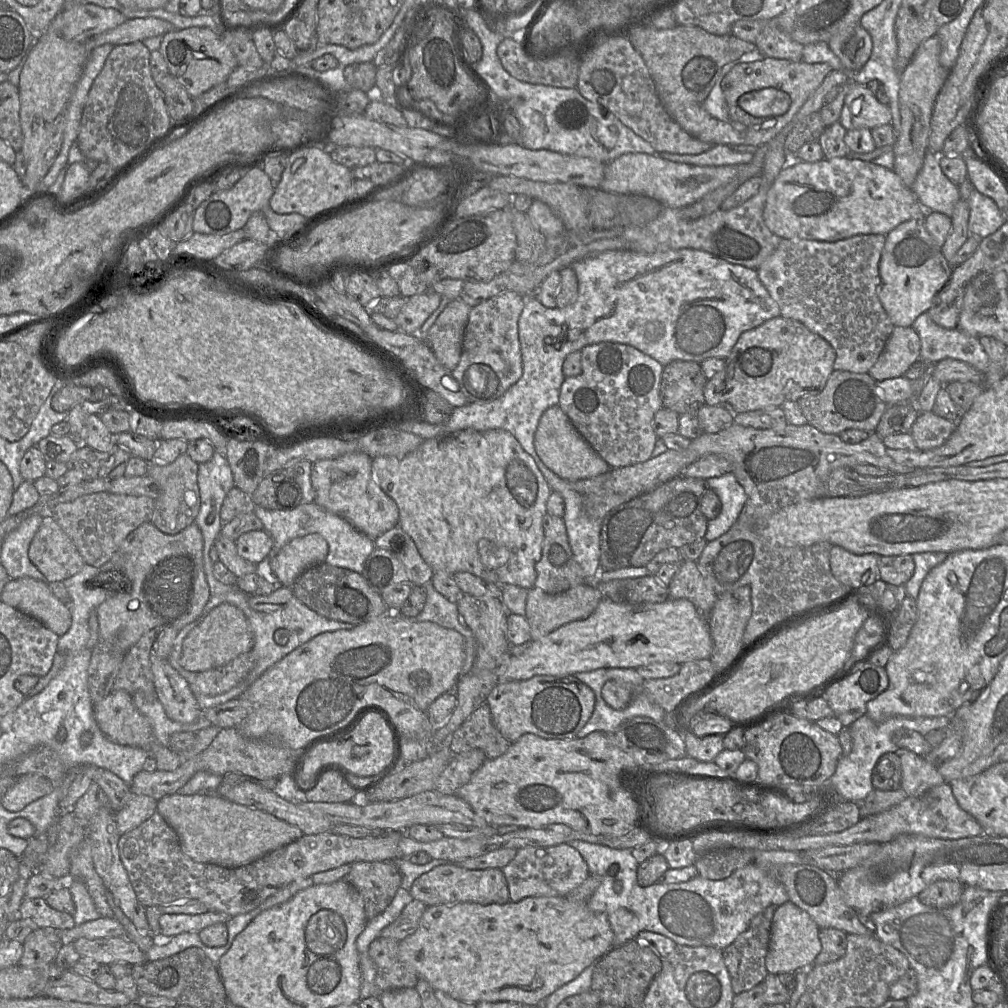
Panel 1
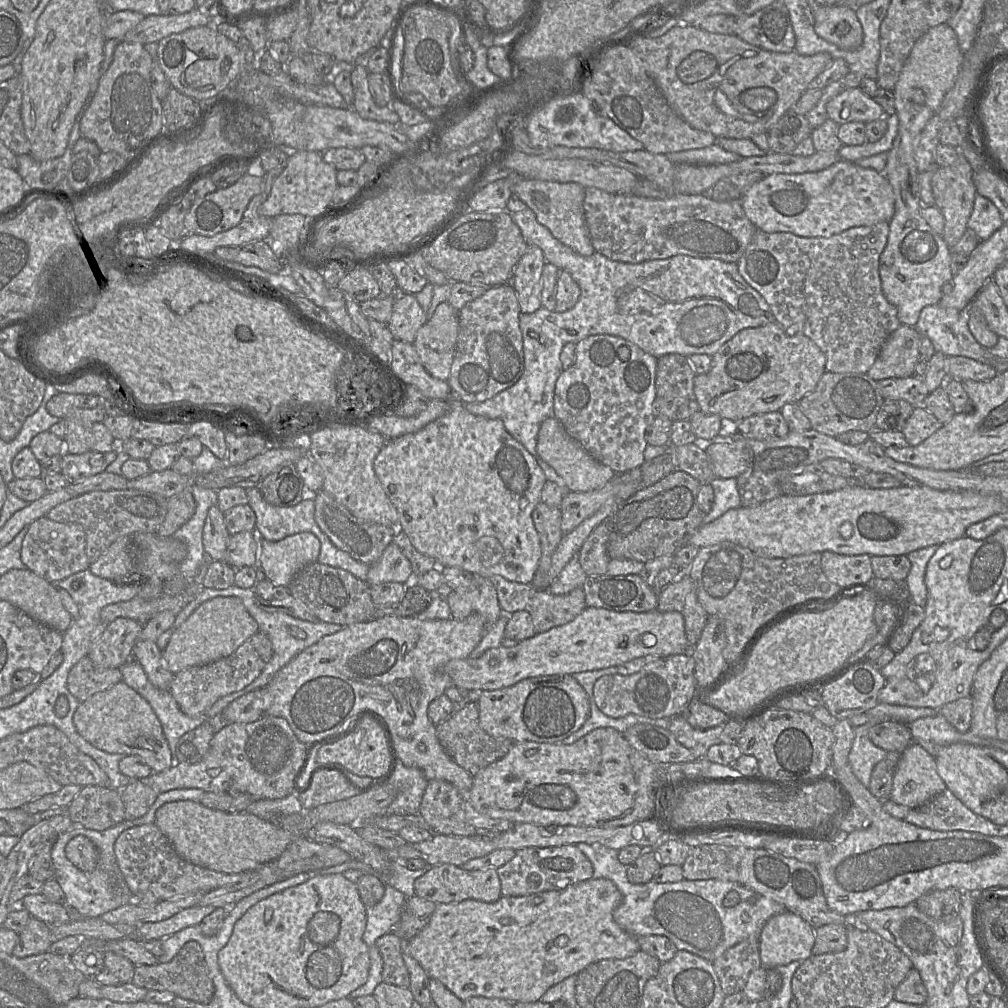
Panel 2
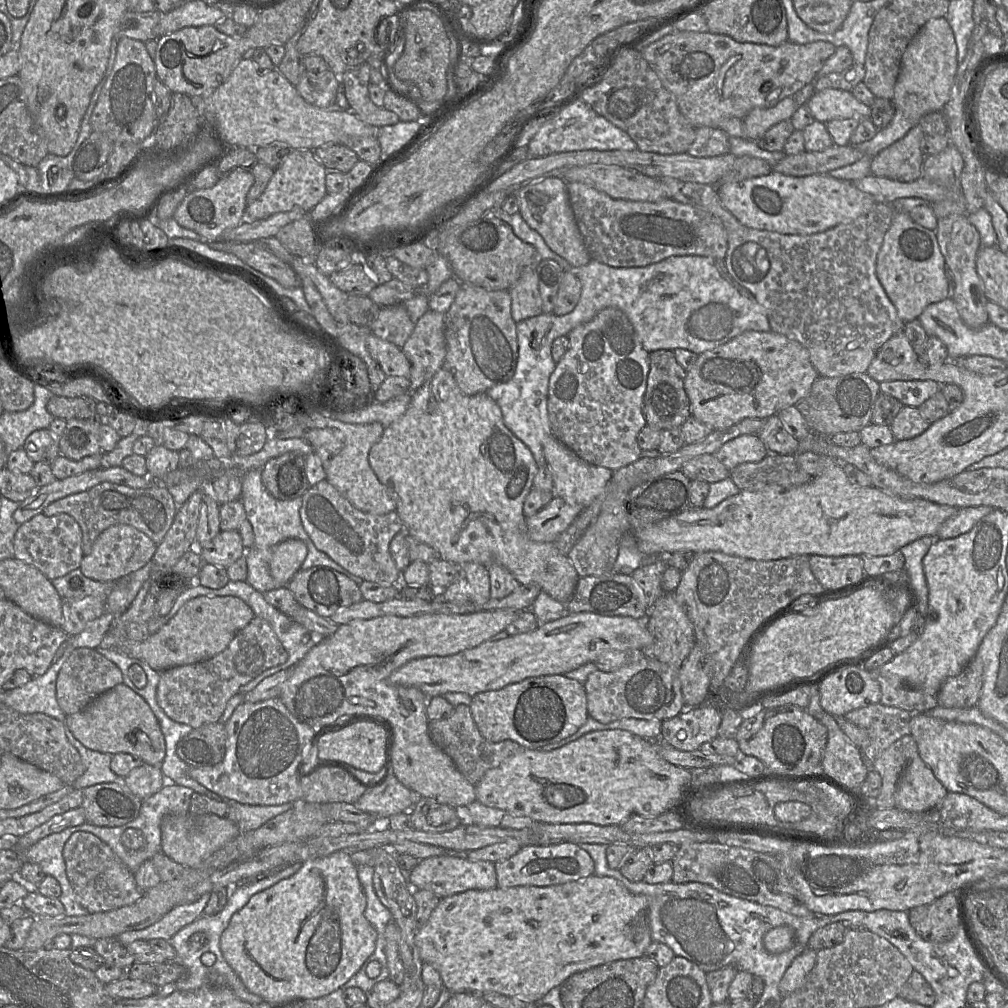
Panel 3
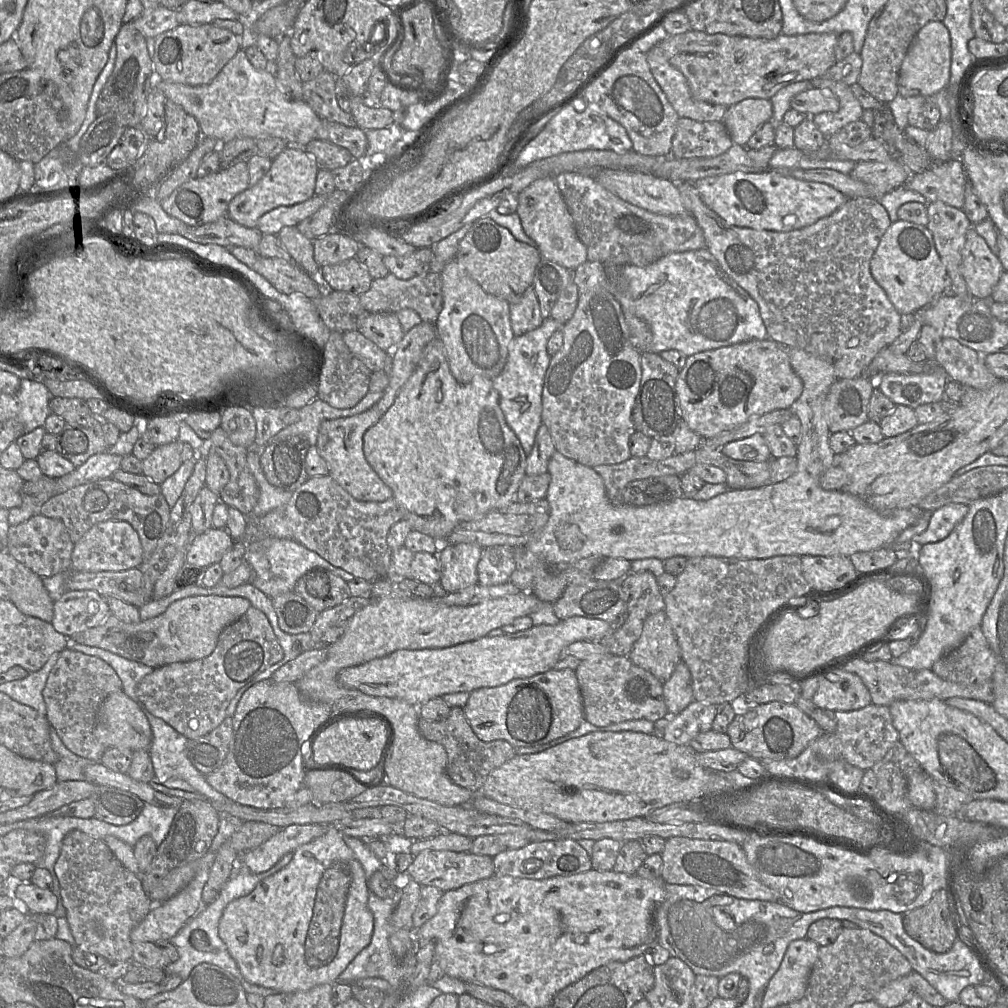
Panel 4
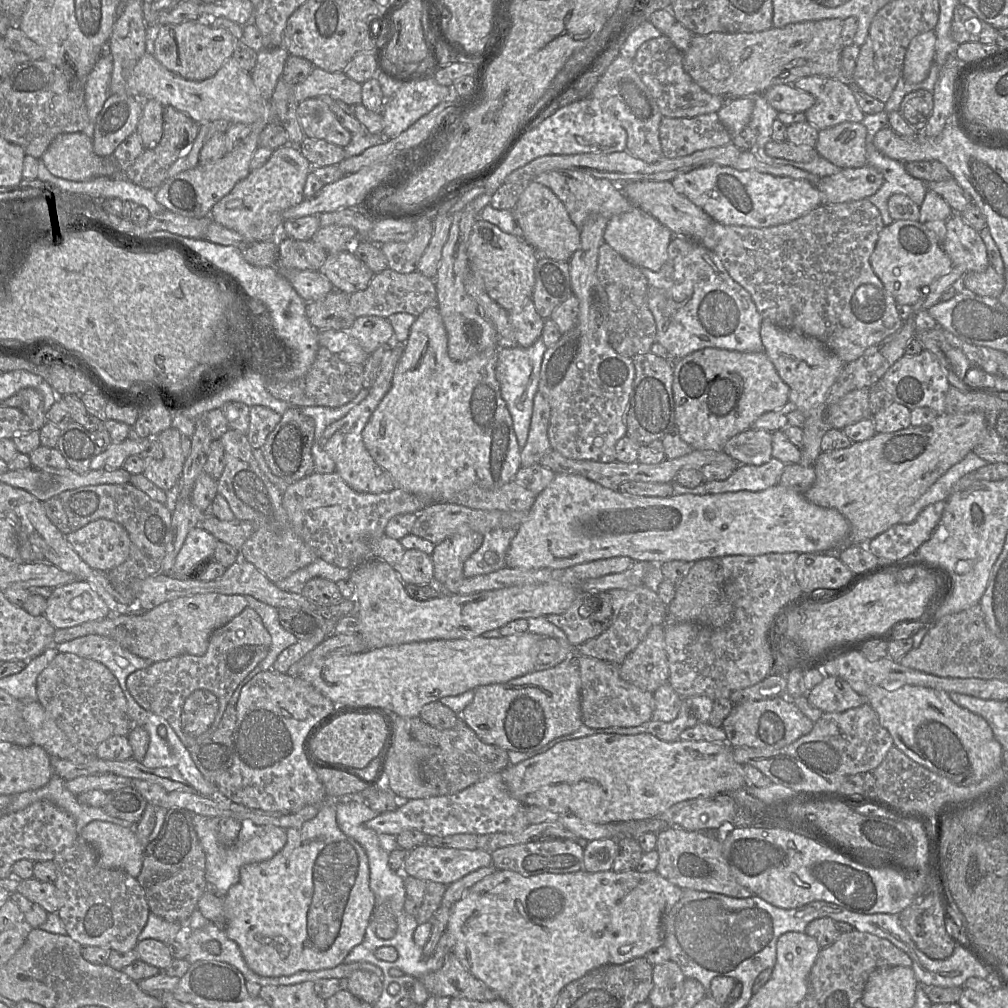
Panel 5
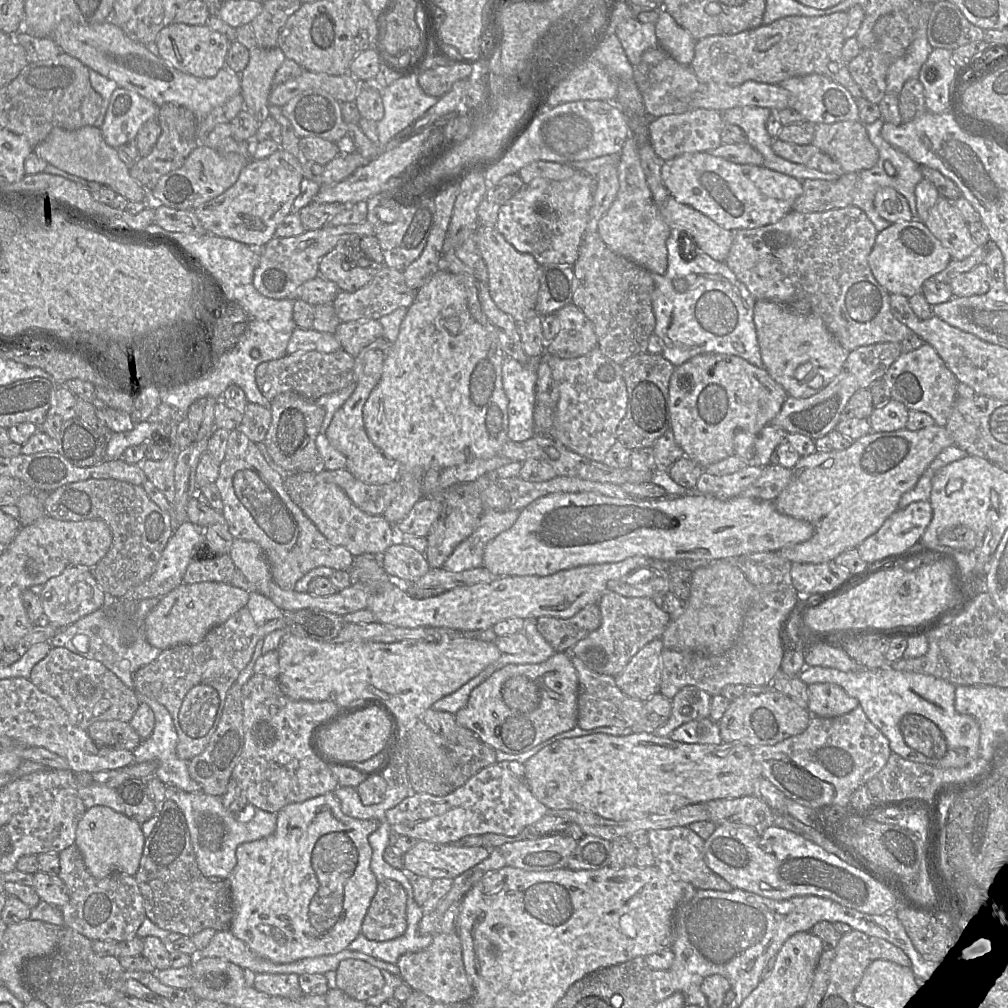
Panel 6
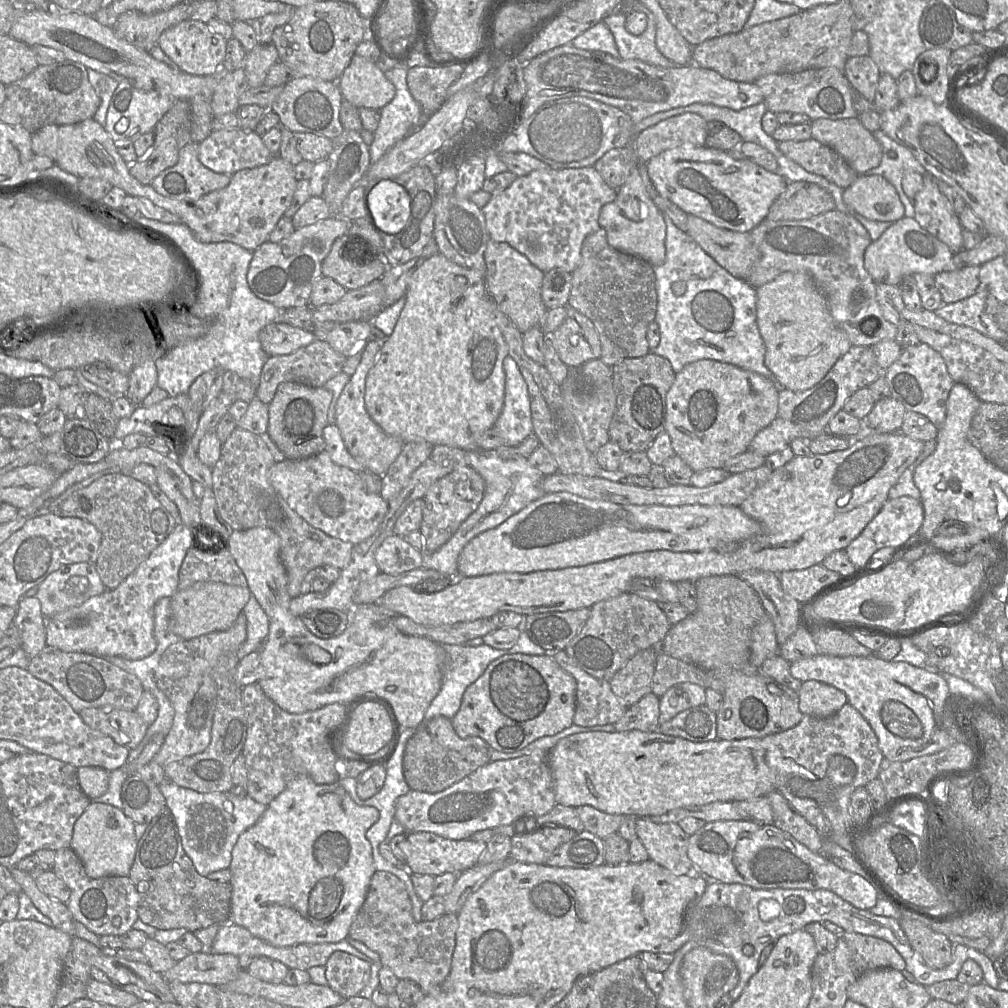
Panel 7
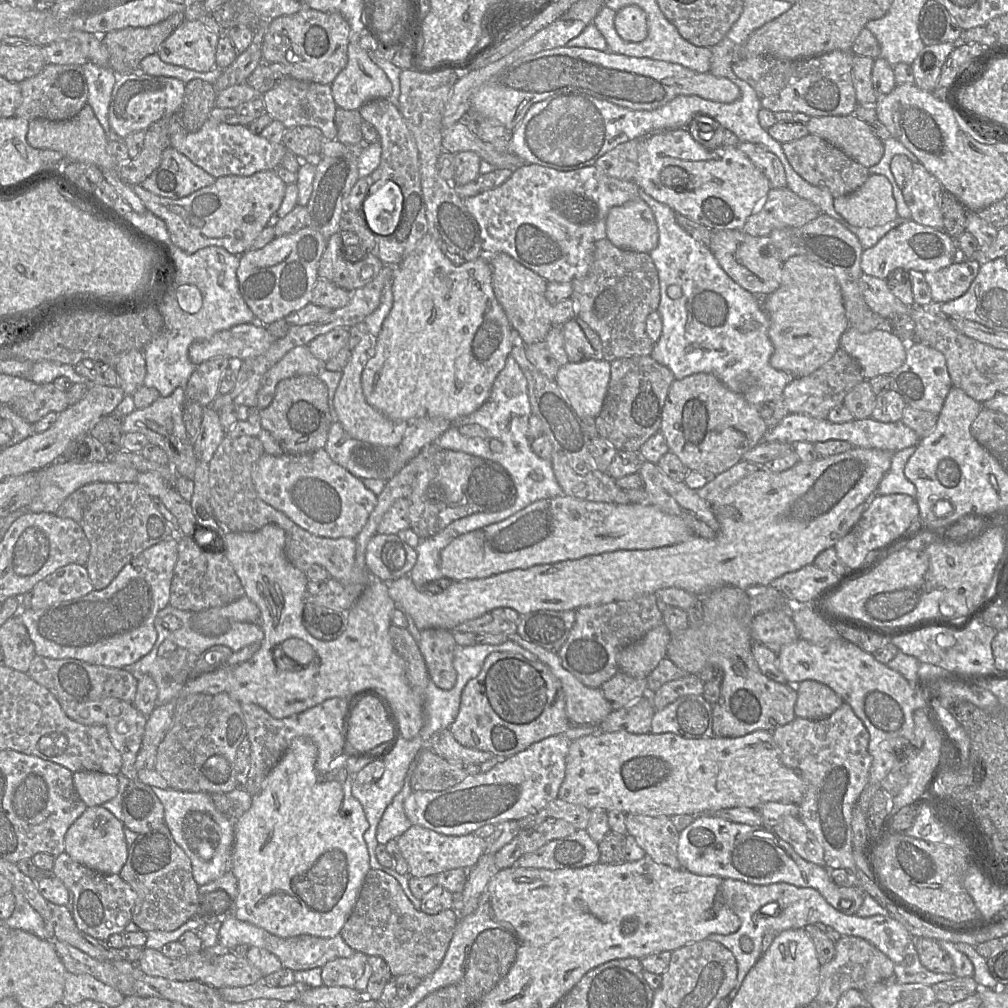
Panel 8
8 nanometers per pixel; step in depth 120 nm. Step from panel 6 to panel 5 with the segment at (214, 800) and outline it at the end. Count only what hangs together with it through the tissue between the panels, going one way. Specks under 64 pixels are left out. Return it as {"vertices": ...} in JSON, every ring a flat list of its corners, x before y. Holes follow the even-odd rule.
{"vertices":[[199,814,193,816,193,826,197,833,198,839,202,845,205,853,205,880,208,885,211,885,215,889,215,895,225,896,231,886,236,884,240,878,240,868,246,864,263,862,274,857,286,844,287,835,286,830,272,825,258,825,263,827,260,833,256,833,249,839,237,839,237,841,231,846,223,846,218,840,218,822,219,818,207,817]]}

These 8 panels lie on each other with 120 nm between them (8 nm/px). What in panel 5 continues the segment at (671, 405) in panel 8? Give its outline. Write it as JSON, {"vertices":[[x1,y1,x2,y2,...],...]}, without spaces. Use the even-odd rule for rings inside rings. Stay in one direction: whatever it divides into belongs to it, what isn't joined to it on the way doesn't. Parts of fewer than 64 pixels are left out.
{"vertices":[[705,348,674,362,673,396,675,428,694,450,722,451,725,443,752,427,763,414,779,410,789,401,789,386,780,378,773,363,764,351,739,352]]}

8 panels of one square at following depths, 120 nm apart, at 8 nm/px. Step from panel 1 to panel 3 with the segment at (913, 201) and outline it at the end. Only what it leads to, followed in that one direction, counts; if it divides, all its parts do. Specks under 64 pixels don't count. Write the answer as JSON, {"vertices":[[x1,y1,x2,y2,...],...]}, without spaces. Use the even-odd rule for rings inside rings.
{"vertices":[[771,171,741,182,719,184,716,189,723,206,747,227,781,234,811,235,849,223,876,203,872,195,858,190,852,182,834,178,829,173,789,176]]}

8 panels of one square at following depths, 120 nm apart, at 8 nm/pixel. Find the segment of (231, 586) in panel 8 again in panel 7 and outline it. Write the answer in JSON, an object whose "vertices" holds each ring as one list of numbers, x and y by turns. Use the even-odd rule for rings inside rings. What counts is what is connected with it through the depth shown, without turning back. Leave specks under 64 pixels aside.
{"vertices":[[198,539,196,547,190,547,181,564,177,591,186,590,197,582,221,582,228,585,247,587,247,581,228,549,215,544,203,545]]}

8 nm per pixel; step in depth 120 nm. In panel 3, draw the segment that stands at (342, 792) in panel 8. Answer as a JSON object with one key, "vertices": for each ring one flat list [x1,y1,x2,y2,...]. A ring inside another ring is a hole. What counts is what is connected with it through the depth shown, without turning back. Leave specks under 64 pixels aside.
{"vertices":[[339,851,324,858,308,860,301,864,301,868,291,877,280,880,270,888,254,894,244,907,232,915,220,937,220,949,224,959,239,976,245,987,272,1007,296,1000,321,998,344,986,375,950,377,932,365,917,366,904,367,899,359,881,358,869,350,854]]}

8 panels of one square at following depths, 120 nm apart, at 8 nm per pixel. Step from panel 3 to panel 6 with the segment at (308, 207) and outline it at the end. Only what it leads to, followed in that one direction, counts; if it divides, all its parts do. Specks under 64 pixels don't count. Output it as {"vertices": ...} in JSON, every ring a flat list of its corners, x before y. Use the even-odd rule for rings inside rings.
{"vertices":[[281,148,267,158,251,159,229,189,200,205,194,212,208,233,262,249,275,237,277,227,291,213,304,178,302,167,302,159]]}

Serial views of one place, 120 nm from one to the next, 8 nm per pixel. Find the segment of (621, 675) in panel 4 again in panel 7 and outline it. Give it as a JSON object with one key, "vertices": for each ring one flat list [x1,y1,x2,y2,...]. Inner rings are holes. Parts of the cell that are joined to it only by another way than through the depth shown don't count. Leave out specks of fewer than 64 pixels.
{"vertices":[[565,650,546,654,552,654,556,662,576,681,576,705,573,724,582,727,614,724,623,716,628,707,613,693,609,681,597,679,582,670,572,662]]}

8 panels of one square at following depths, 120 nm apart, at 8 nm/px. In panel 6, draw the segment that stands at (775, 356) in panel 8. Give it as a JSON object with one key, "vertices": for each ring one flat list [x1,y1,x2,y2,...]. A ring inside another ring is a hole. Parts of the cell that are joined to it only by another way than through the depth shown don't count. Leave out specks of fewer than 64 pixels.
{"vertices":[[756,300,754,323,764,369,794,398,809,398,826,387,839,374,850,353,837,341,822,319,807,310,768,300]]}

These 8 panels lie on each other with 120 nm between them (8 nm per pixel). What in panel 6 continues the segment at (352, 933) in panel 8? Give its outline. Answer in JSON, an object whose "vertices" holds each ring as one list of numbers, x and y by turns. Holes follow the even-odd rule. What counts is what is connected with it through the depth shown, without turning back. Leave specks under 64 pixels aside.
{"vertices":[[392,879,378,882,376,893,361,925,361,934,373,941,400,937,406,930,406,893],[434,933,427,948,401,955,396,965,403,982,433,1002,448,1005,468,1001,474,995,473,986,464,969,461,942,456,933]]}

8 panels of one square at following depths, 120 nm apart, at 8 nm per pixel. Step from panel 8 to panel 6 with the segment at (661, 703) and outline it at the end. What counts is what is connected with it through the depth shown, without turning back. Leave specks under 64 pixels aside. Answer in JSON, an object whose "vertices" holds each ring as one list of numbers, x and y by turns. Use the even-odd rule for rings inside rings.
{"vertices":[[695,686,683,687,671,699,671,715,654,735,668,737,675,729,693,720,710,717,712,696]]}

